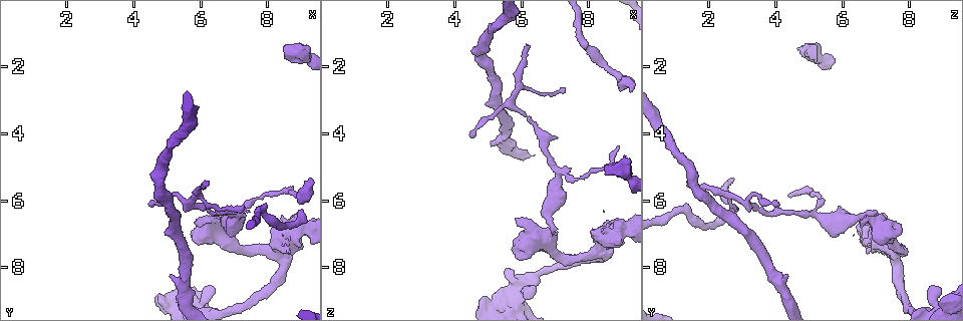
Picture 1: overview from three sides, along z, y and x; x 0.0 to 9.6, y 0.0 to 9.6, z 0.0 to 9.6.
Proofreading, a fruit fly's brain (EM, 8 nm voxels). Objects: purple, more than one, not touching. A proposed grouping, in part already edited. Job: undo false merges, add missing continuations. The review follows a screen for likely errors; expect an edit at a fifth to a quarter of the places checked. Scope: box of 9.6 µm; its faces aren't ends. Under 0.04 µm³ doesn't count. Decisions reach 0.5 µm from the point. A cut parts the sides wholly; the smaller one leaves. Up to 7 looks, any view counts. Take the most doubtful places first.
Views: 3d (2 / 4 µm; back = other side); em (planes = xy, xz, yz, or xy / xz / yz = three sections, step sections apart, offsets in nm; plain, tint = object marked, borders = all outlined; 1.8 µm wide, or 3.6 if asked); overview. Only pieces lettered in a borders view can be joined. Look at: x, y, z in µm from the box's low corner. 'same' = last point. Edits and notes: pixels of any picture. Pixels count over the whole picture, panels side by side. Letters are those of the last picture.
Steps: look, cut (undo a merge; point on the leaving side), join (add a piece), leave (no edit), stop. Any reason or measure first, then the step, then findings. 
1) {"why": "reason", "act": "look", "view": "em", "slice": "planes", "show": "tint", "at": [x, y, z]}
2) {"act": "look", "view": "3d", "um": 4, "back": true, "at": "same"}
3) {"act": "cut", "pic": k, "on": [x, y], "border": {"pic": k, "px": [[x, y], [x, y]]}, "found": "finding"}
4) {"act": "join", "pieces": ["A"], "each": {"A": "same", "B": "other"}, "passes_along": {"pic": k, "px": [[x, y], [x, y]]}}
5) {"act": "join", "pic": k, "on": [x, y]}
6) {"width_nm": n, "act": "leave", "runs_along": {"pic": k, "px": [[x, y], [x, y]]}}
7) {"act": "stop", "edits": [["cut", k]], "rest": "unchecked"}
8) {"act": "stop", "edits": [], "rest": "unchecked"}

{"why": "thin end", "act": "look", "view": "em", "slice": "planes", "show": "borders", "at": [8.90, 5.90, 4.45]}

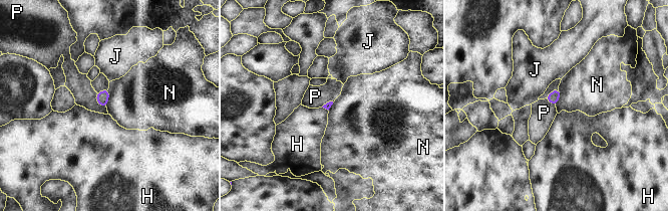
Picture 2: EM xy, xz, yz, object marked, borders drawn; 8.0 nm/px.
{"act": "leave", "each": {"H": "other", "J": "other", "N": "other", "P": "other"}, "border": {"pic": 2, "px": [[108, 89], [108, 102], [106, 107]]}, "found": "none of them fits"}

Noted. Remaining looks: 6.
{"why": "free end", "act": "look", "view": "em", "slice": "planes", "show": "borders", "at": [5.05, 8.30, 4.35]}

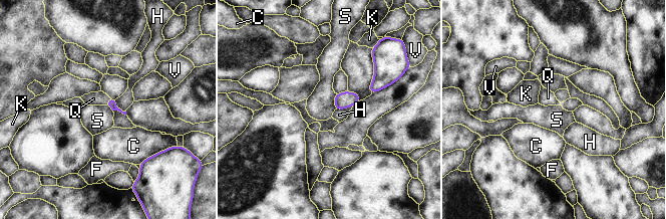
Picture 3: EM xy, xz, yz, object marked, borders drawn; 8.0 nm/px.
{"act": "join", "pieces": ["Q"], "each": {"C": "other", "F": "other", "H": "other", "K": "other", "Q": "same", "S": "other", "V": "other"}, "passes_along": {"pic": 3, "px": [[111, 103], [108, 101], [93, 98]]}, "found": "it goes on there"}

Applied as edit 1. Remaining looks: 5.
{"why": "see it whole again", "act": "look", "view": "overview"}

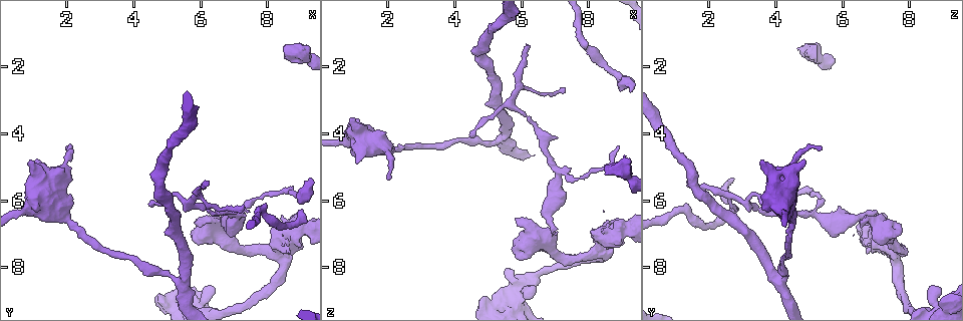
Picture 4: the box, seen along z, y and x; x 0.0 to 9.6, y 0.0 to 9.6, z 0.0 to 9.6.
{"act": "look", "view": "em", "slice": "planes", "show": "tint", "at": [0.95, 4.90, 3.55]}

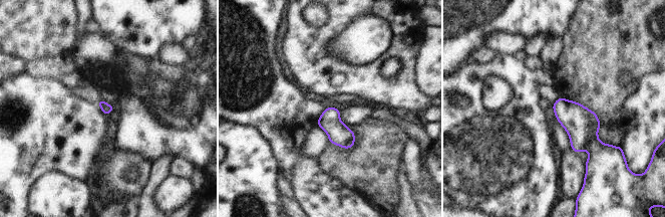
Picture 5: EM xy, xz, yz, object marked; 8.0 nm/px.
{"why": "what lies round it", "act": "look", "view": "em", "slice": "planes", "show": "borders", "at": "same"}

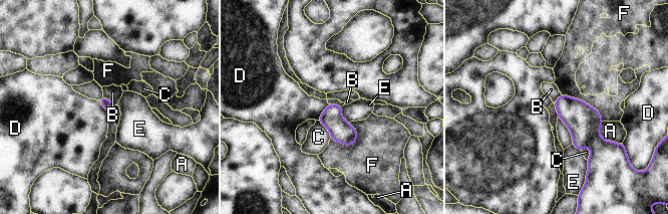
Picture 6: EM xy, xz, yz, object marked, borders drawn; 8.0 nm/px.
{"act": "leave", "each": {"A": "other", "B": "other", "C": "other", "D": "other", "E": "other", "F": "other"}, "border": {"pic": 6, "px": [[558, 116], [568, 129], [573, 144]]}, "found": "none of them fits"}

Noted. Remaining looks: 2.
{"act": "stop", "edits": [["join", 3]], "rest": "unchecked"}

